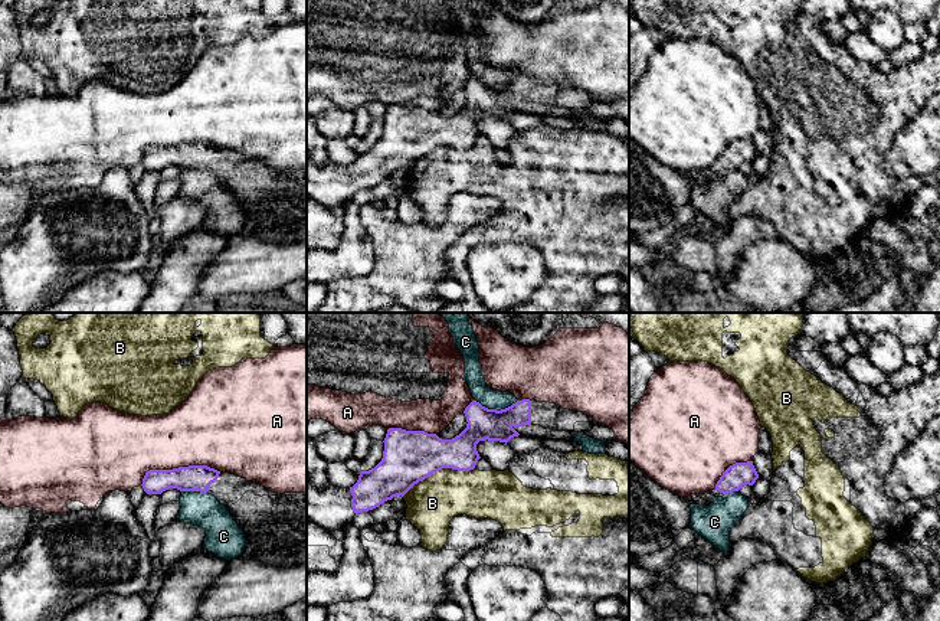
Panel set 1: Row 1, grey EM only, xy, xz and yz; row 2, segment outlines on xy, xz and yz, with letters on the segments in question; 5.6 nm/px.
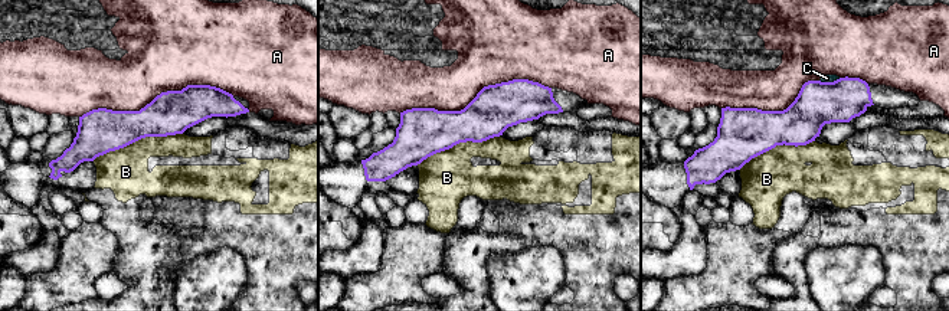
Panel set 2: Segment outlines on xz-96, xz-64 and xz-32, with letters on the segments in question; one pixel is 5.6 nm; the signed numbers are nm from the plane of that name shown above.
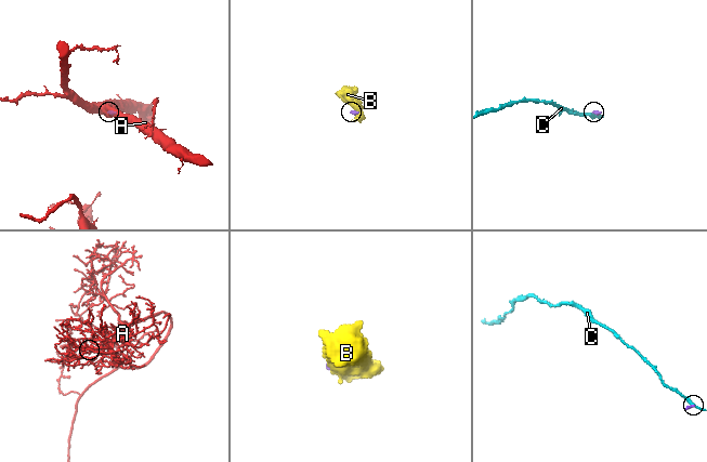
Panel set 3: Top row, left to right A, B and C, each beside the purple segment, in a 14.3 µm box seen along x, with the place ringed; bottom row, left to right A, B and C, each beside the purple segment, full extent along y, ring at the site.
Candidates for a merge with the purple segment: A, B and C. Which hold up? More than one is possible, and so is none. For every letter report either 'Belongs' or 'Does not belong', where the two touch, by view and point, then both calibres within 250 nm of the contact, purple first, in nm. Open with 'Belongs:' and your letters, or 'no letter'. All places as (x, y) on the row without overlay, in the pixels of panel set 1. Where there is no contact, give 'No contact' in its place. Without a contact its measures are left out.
Belongs: no letter
A: Does not belong. Touches purple at xy (179, 144). Thickness 140 nm (purple) against 400 nm
B: Does not belong. Touches purple at xz (438, 147). Thickness 300 nm (purple) against 280 nm
C: Does not belong. Touches purple at xz (495, 87). Thickness 180 nm (purple) against 110 nm

